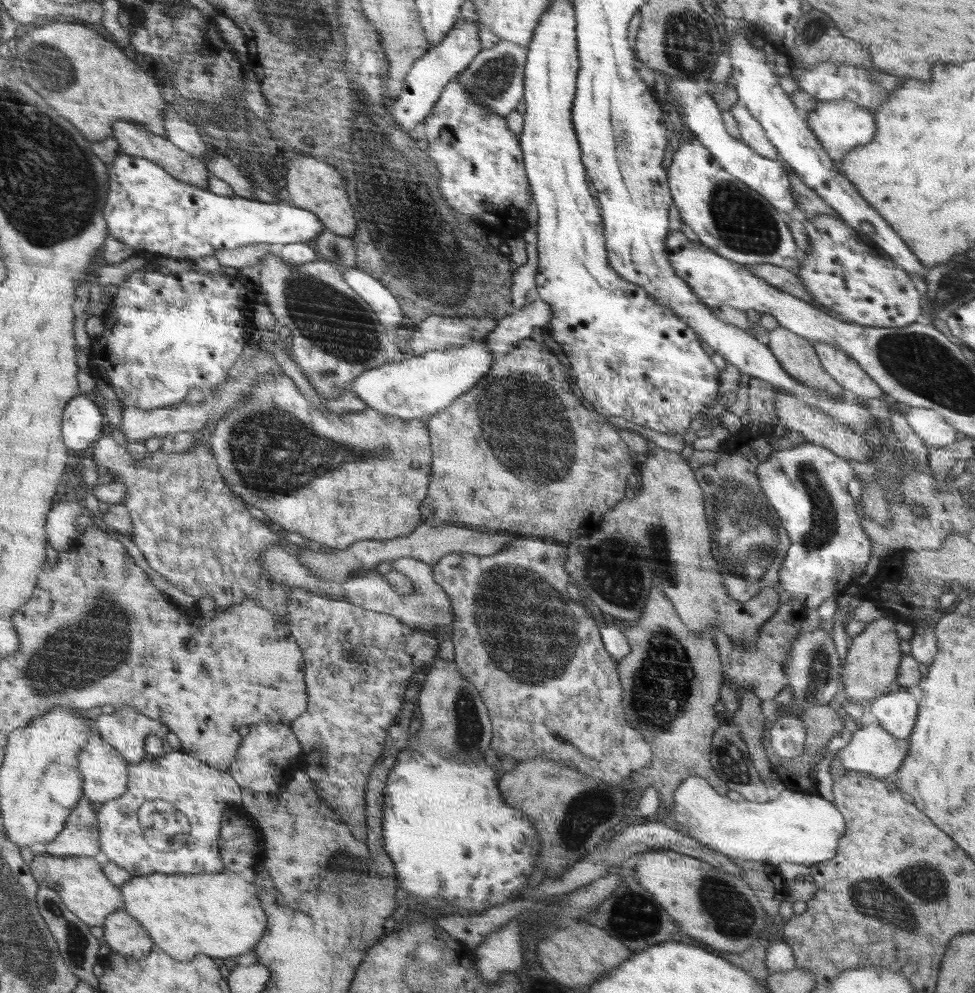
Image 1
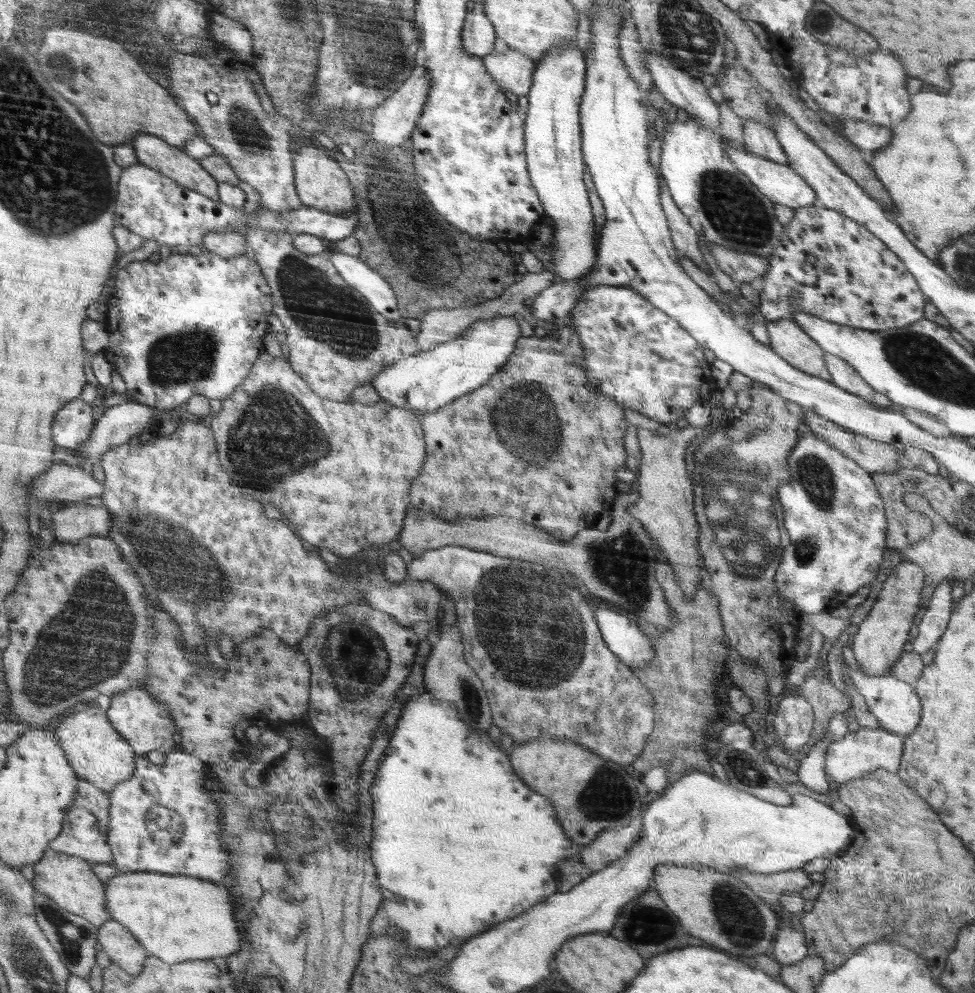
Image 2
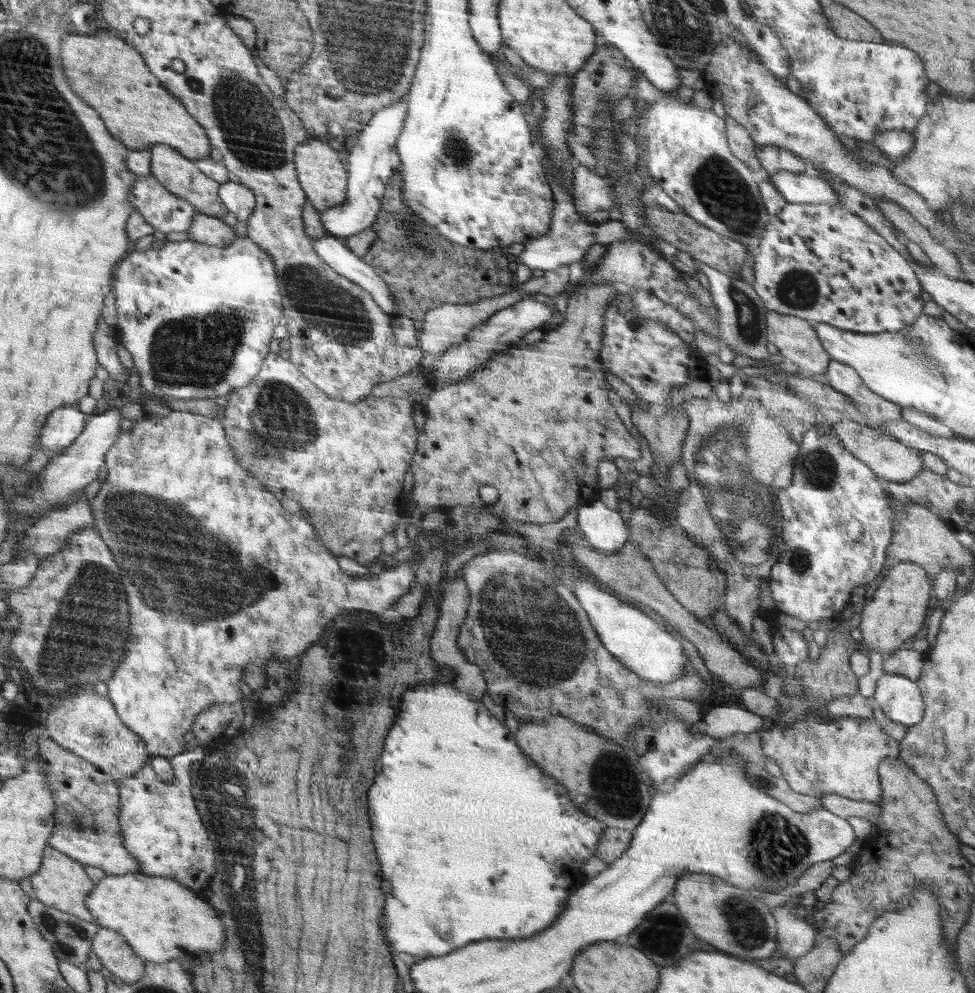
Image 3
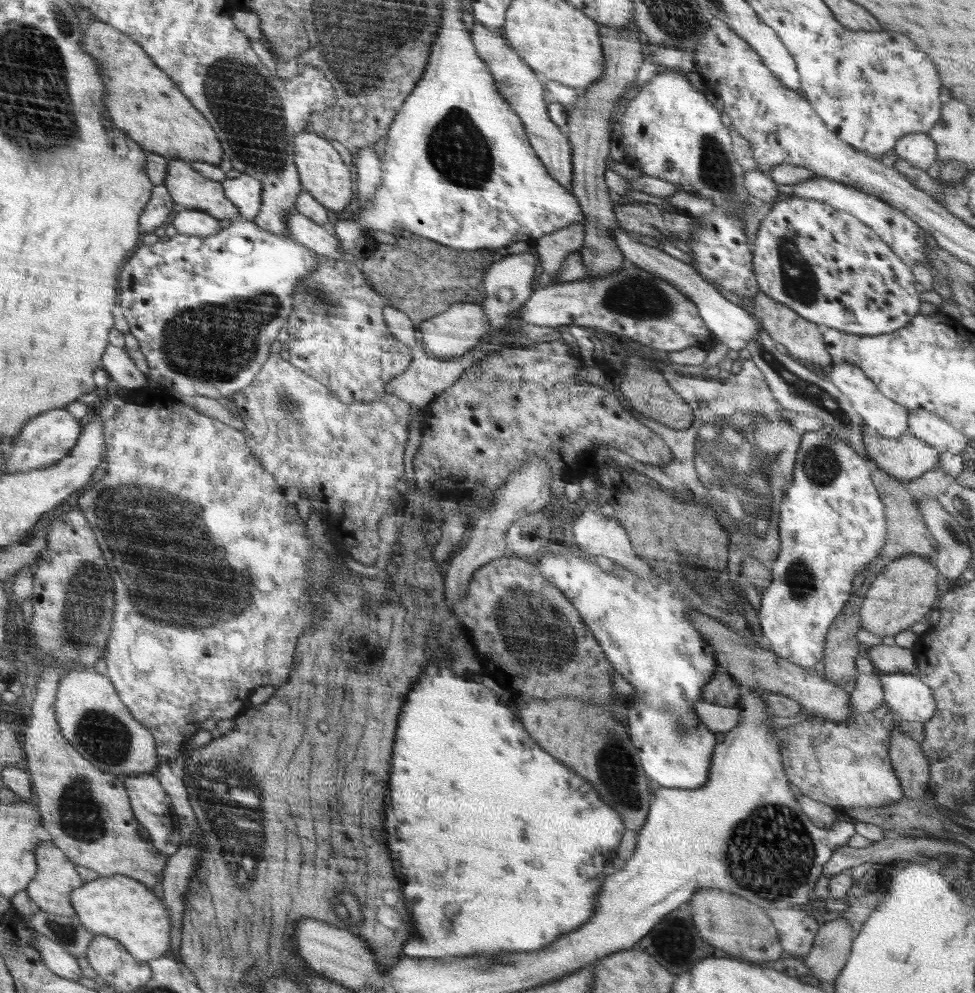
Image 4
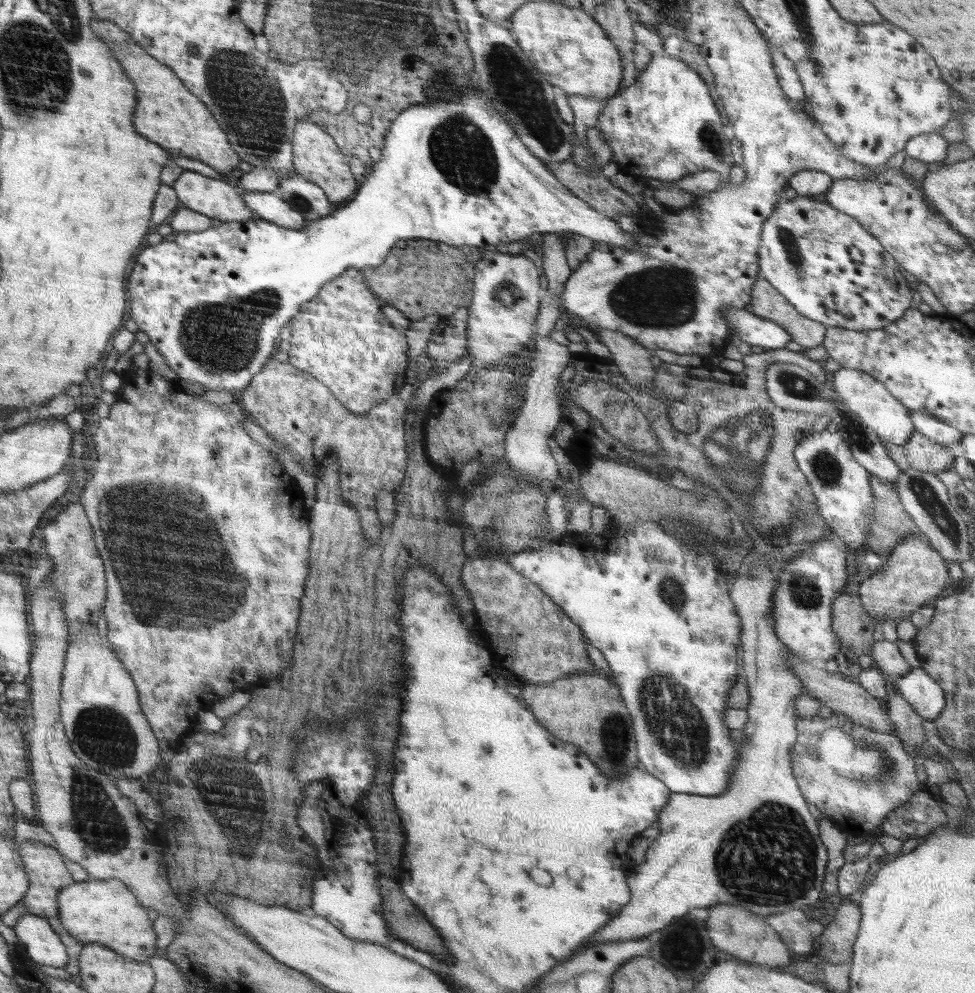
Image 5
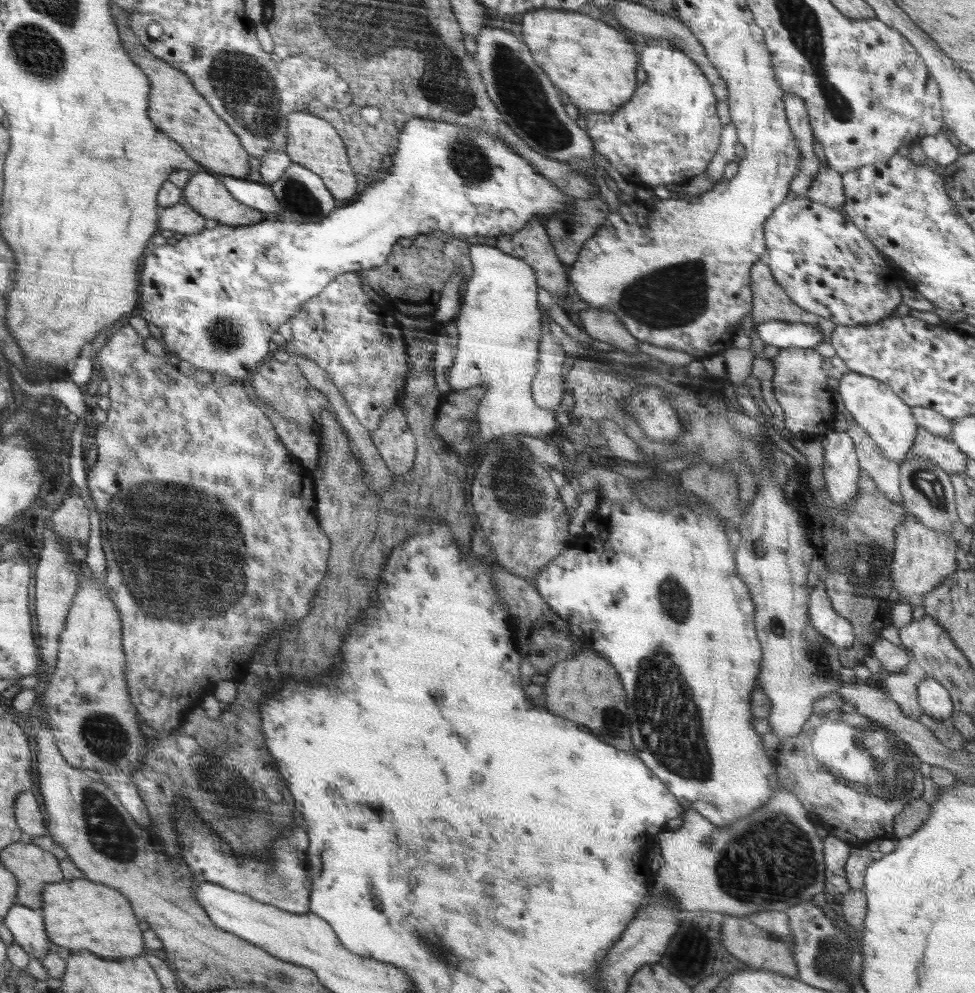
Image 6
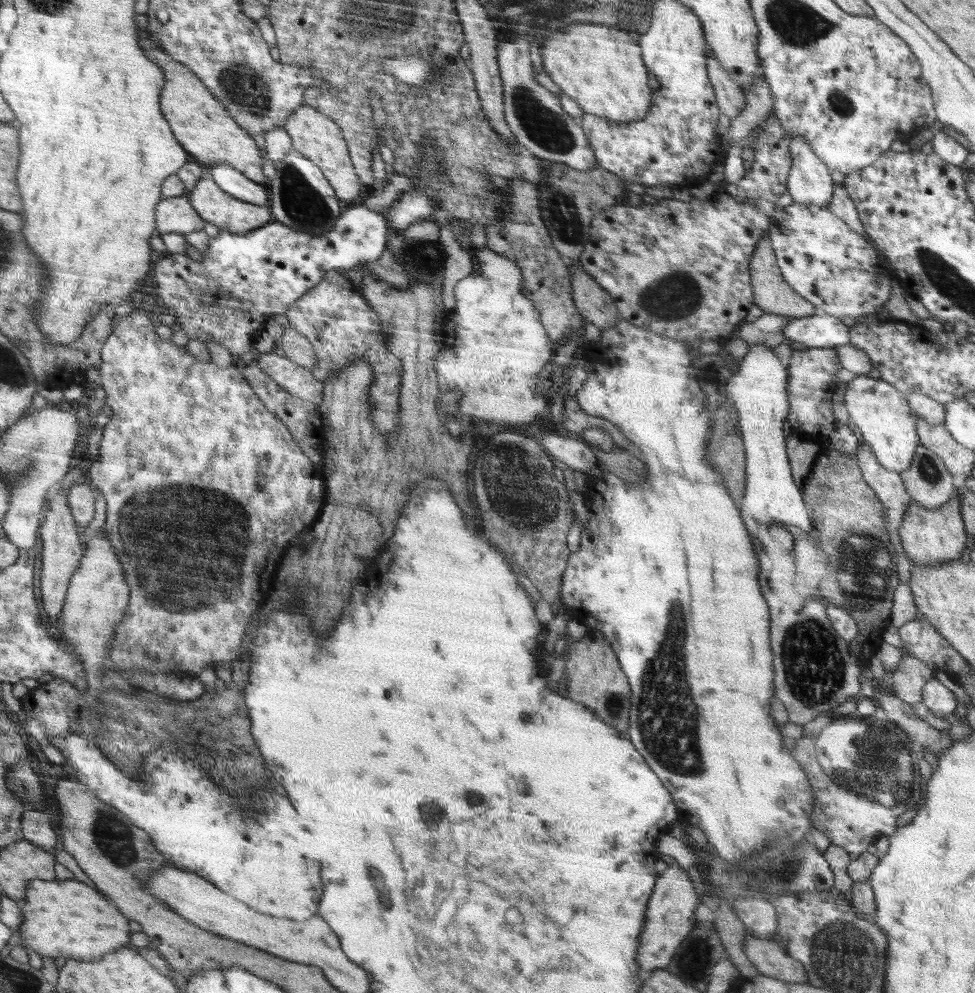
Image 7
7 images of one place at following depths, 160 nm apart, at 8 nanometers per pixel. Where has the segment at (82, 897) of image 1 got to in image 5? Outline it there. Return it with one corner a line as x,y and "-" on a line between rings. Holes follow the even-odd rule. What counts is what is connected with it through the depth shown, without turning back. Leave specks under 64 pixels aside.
20,840
17,843
21,859
25,862
25,870
30,878
30,888
24,893
22,898
23,906
28,913
39,917
56,917
59,913
57,897
67,886
75,882
70,870
64,866
62,856
58,850
40,841

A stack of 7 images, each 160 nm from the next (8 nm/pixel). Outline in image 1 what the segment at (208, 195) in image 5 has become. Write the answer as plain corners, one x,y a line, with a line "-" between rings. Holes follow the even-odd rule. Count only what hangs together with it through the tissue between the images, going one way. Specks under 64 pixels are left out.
120,120
115,122
114,133
111,136
118,141
120,151
123,154
151,160
163,167
168,174
171,174
174,178
182,182
192,183
194,186
203,187
204,189
210,184
212,175
202,159
192,156
188,152
184,152
184,150
180,150
178,146
175,146
175,143
165,136
154,134
140,124

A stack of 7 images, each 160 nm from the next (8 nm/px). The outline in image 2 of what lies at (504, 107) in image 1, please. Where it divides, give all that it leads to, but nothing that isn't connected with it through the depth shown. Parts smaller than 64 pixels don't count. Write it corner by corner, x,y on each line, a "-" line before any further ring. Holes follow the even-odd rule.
510,49
504,53
493,51
482,59
488,75
492,76
500,90
516,98
529,93
536,70
536,62
529,56

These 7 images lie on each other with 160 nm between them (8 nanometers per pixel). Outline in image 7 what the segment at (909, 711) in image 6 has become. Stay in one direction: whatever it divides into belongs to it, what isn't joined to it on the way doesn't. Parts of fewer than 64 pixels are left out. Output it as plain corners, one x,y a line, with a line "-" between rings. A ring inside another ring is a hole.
902,649
904,655
893,672
892,684
896,698
910,705
922,700
923,686
934,674
921,660

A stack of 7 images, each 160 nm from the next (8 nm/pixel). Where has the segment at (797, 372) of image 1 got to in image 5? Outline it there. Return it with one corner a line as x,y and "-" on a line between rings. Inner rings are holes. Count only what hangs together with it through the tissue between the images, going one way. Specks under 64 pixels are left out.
757,277
752,292
753,313
779,324
791,336
792,342
810,349
823,343
827,326
800,314
768,280

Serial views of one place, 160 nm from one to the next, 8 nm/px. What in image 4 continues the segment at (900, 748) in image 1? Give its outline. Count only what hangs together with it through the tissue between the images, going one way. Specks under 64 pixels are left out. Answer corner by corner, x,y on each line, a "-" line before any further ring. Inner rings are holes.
883,703
872,712
856,713
842,722
811,716
807,721
776,729
787,779
804,796
836,810
881,807
899,801
903,792
889,759
895,717

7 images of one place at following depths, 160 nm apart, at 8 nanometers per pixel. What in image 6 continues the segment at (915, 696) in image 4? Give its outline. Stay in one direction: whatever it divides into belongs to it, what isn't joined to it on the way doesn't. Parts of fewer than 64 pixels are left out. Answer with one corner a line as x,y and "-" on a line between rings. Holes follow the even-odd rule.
924,677
917,684
917,701
928,716
948,721
953,714
953,702
947,688
935,678

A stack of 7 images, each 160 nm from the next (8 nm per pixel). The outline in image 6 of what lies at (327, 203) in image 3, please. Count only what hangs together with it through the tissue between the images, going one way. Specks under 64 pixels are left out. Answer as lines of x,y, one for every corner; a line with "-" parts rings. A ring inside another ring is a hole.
307,110
292,113
288,118
288,124
286,155
290,161
301,164
320,176
336,200
354,196
358,182
354,178
353,168
350,168
351,162
348,162
347,146
335,127
327,119
318,118

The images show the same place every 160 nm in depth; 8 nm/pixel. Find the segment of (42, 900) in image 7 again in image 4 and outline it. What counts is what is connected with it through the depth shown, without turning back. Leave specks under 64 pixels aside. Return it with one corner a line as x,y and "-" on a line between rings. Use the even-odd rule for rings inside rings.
120,873
109,877
98,877
96,880
85,882
80,888
73,890
71,902
76,910
76,918
83,927
90,931
94,937
108,937
121,942
126,950
139,959
140,962
155,960
164,956
172,945
172,922
169,910
163,898
156,898
152,889
149,889
138,879
133,879

